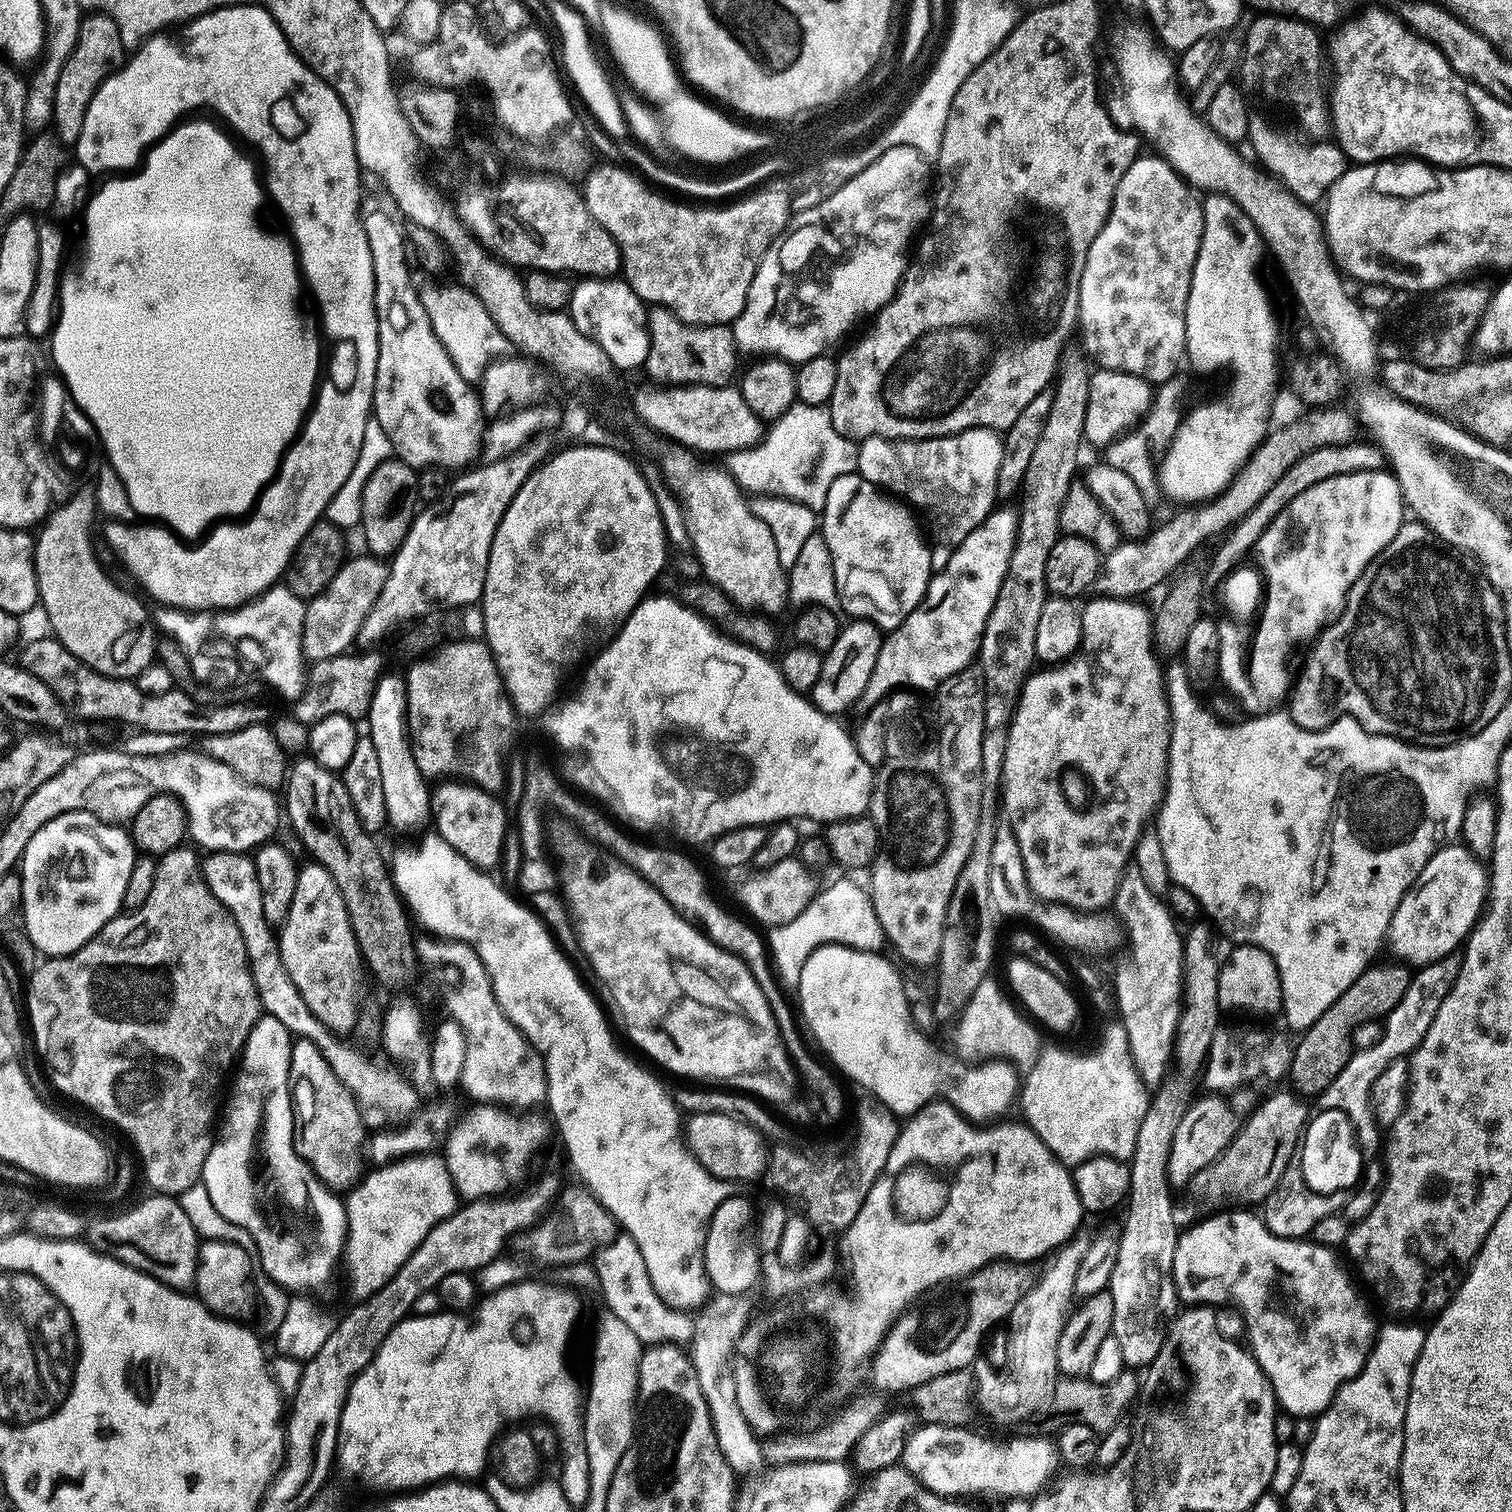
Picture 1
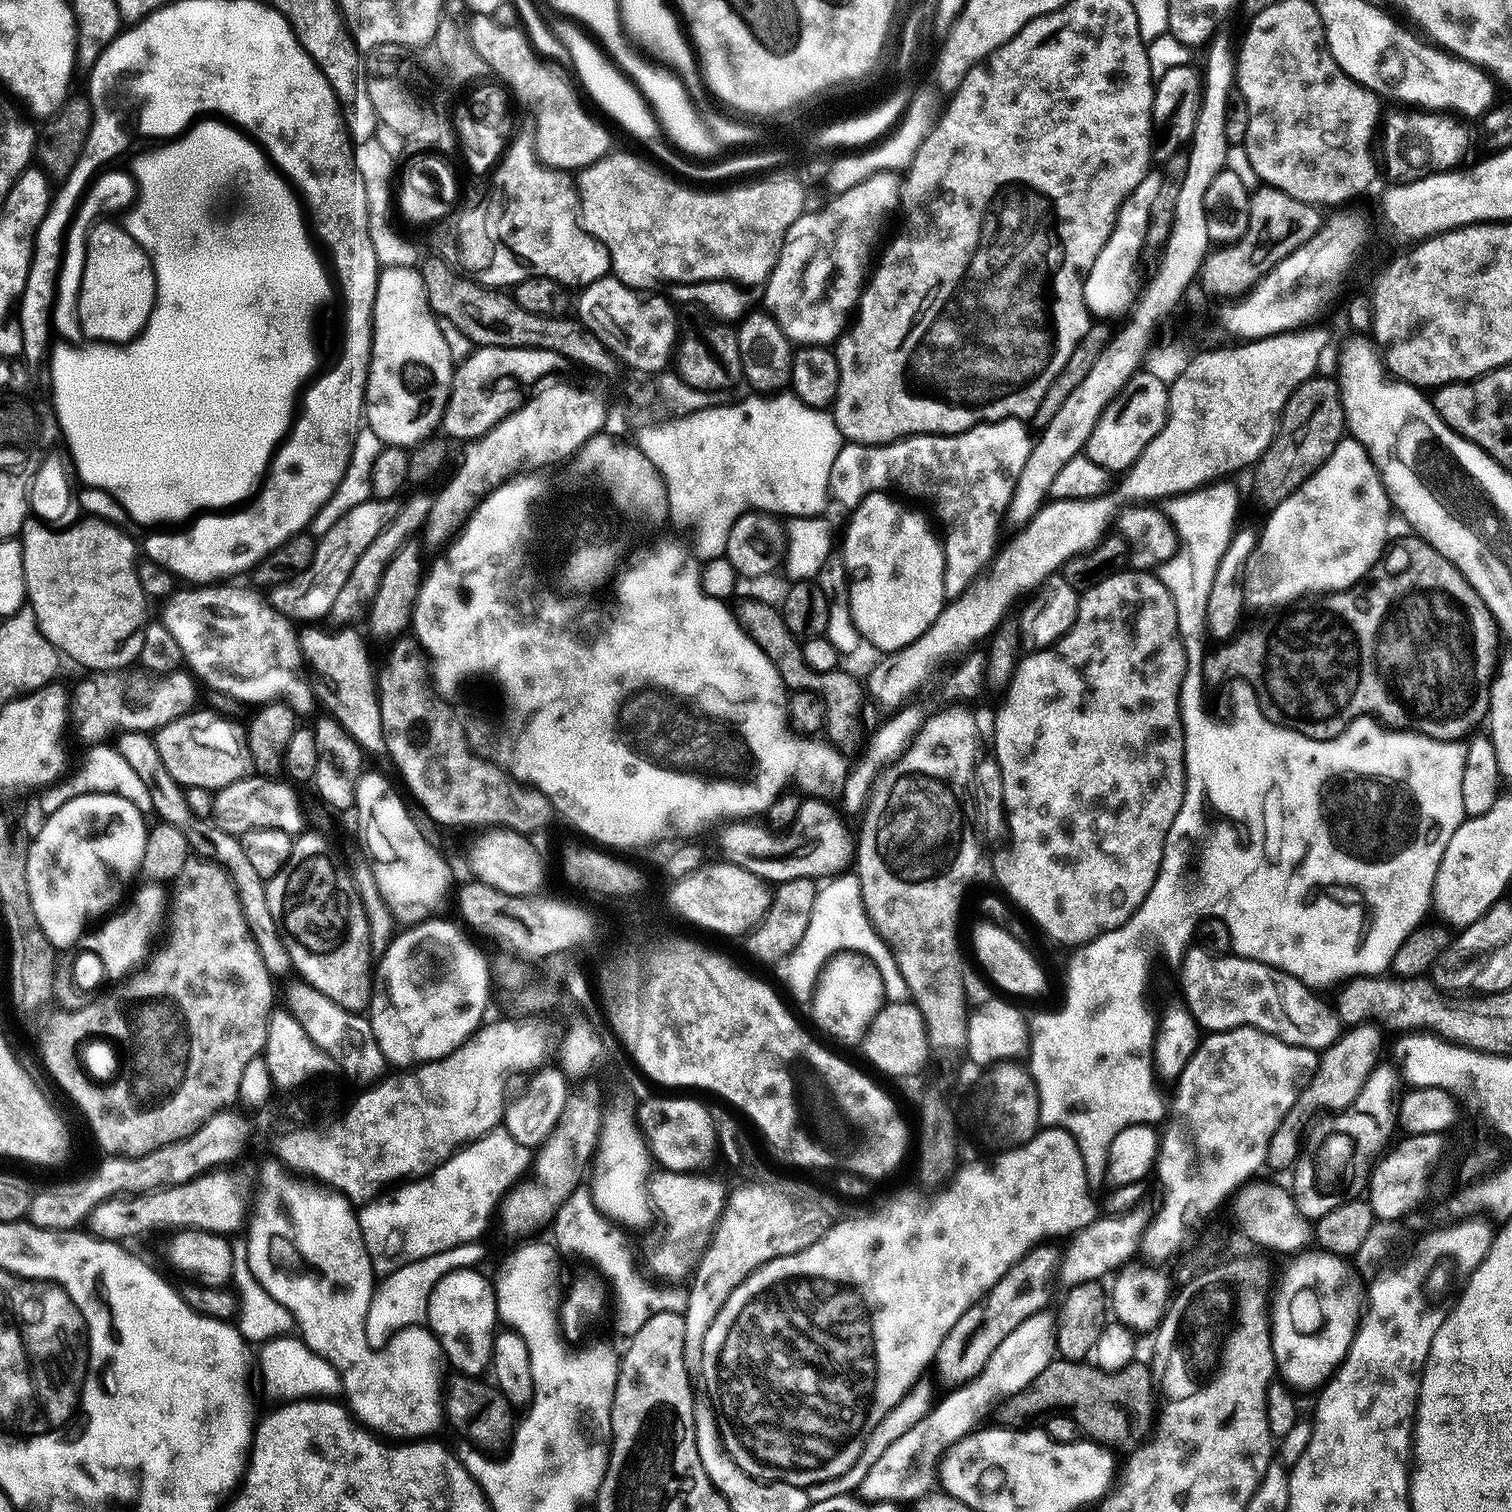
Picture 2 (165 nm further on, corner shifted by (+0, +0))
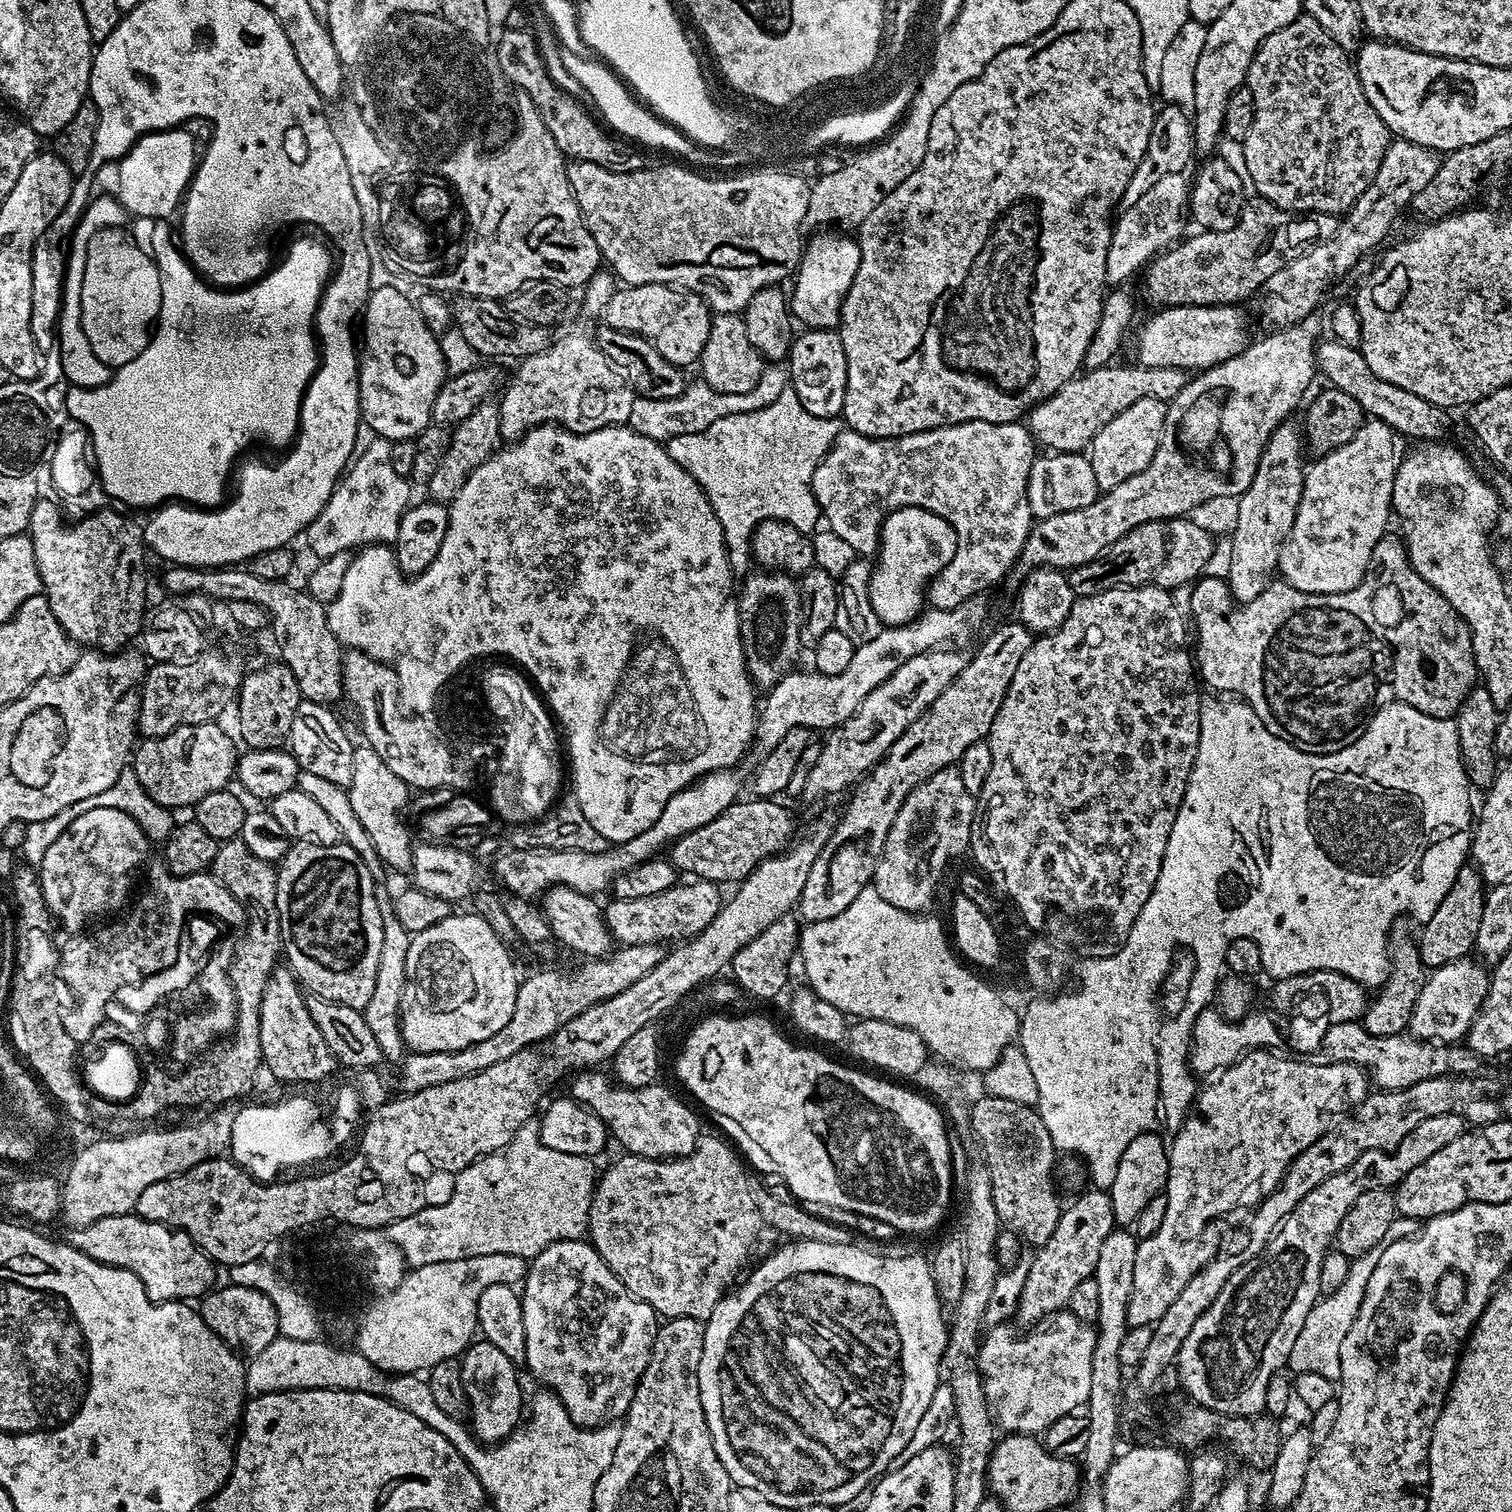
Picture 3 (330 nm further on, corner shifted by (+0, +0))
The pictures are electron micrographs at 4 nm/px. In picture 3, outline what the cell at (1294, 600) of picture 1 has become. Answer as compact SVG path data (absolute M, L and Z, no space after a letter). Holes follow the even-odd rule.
M1368 418L1360 425L1360 429L1354 434L1354 438L1350 438L1350 442L1340 444L1338 447L1329 450L1329 452L1323 453L1319 458L1316 458L1313 464L1311 461L1310 467L1304 474L1304 489L1302 490L1302 498L1298 502L1292 533L1280 545L1280 557L1276 563L1279 575L1285 583L1296 587L1302 592L1345 592L1351 588L1356 588L1362 582L1362 578L1368 573L1368 564L1372 561L1374 546L1378 546L1378 542L1389 531L1388 516L1393 515L1392 491L1394 490L1394 478L1396 477L1396 465L1398 463L1396 441L1398 441L1398 436L1390 426L1384 424L1381 420Z

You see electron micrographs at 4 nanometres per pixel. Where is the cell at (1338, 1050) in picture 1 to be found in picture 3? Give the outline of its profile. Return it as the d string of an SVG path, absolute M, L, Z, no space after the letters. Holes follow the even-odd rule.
M1465 866L1458 870L1454 886L1446 890L1446 898L1438 902L1438 910L1423 921L1424 929L1418 935L1420 963L1425 969L1440 968L1451 960L1463 959L1476 947L1478 926L1482 922L1486 885L1480 876L1479 867Z

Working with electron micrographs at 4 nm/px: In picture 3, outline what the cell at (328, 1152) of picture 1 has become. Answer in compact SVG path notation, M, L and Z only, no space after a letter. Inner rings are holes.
M277 967L268 980L260 1011L260 1037L263 1067L267 1071L269 1068L280 1080L289 1080L292 1084L312 1084L315 1080L326 1079L338 1068L336 1055L330 1046L326 1046L326 1038L322 1038L322 1027L317 1017L310 1014L301 985L287 967Z

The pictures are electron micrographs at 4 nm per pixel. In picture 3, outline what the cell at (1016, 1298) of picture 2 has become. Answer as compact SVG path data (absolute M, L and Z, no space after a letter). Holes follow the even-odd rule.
M1104 1190L1091 1191L1082 1193L1069 1208L1067 1205L1061 1211L1053 1236L1035 1249L1030 1272L1015 1309L1014 1320L1017 1325L1036 1326L1045 1318L1067 1309L1068 1299L1070 1294L1074 1294L1075 1288L1093 1279L1102 1242L1112 1232L1116 1222L1109 1193Z

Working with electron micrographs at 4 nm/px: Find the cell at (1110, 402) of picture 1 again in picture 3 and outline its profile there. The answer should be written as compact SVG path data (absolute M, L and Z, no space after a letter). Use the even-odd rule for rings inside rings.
M1153 396L1138 398L1138 402L1126 406L1122 414L1114 414L1114 418L1110 418L1110 422L1106 422L1102 430L1098 430L1090 445L1088 461L1090 466L1094 466L1094 478L1098 478L1101 493L1126 482L1126 478L1134 478L1134 474L1150 466L1160 445L1167 413L1168 404L1165 401Z

